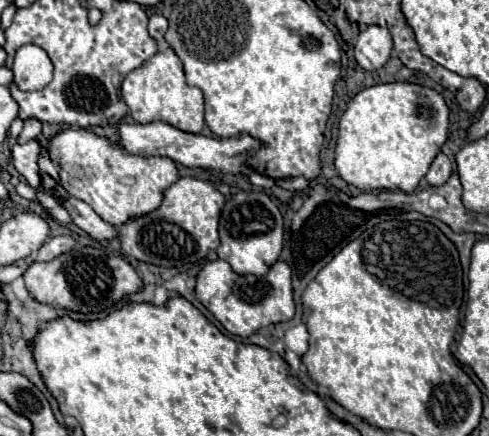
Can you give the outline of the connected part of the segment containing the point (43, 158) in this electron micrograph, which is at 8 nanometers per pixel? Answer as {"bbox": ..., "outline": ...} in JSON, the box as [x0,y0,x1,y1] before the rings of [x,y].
{"bbox":[39,141,59,179],"outline":[[[41,141],[39,167],[41,167],[45,173],[49,173],[51,177],[55,177],[55,179],[57,179],[57,175],[59,175],[59,167],[57,167],[57,163],[55,163],[55,161],[51,161],[51,159],[49,159],[49,155],[47,155],[47,151],[45,151],[45,141]]]}

